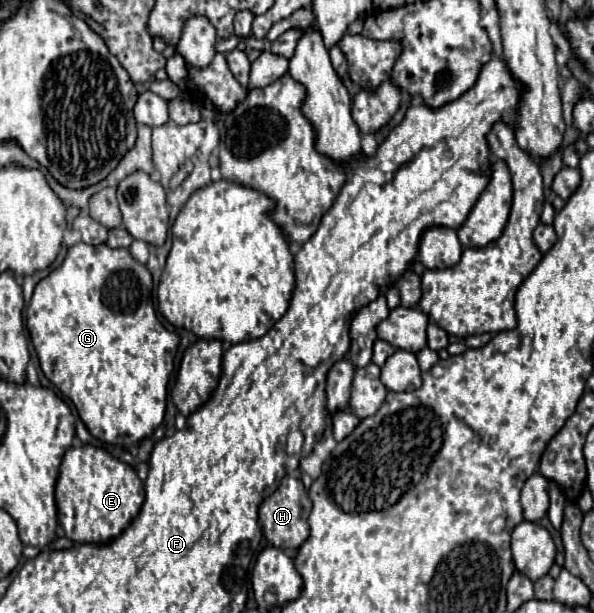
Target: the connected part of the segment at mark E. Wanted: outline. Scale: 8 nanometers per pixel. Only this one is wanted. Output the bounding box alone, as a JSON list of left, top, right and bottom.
[55,445,145,543]

